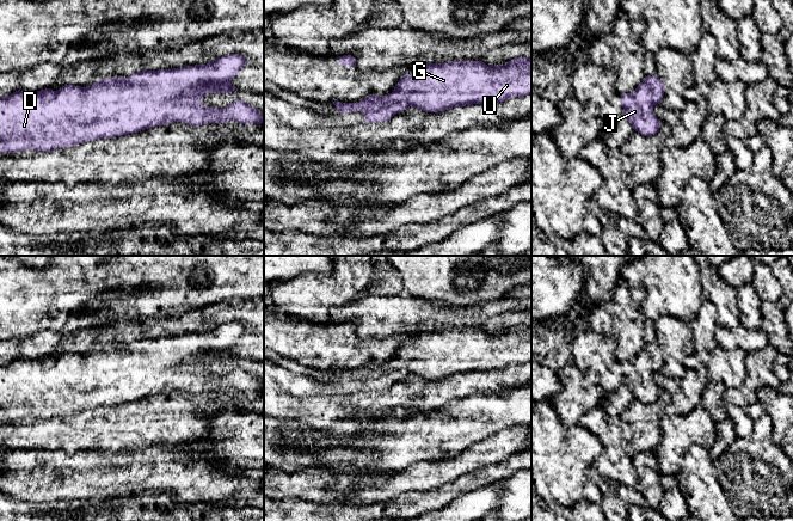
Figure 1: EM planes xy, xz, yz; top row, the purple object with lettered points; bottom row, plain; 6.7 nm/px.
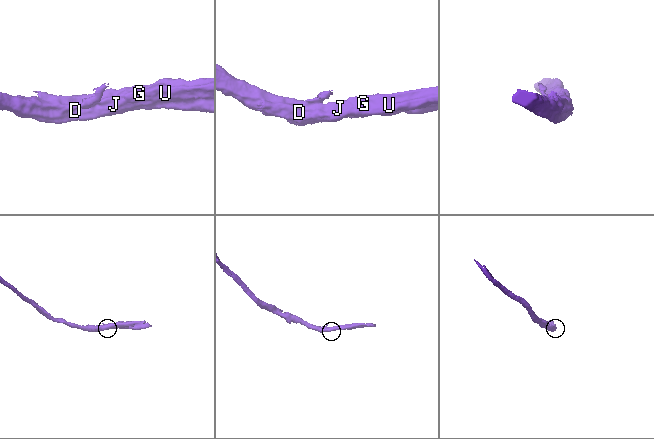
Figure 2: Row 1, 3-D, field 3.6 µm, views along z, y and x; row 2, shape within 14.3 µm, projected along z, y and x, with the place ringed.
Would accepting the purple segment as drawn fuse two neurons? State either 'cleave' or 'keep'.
keep

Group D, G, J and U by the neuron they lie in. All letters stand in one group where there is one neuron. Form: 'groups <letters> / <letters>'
groups D G J U

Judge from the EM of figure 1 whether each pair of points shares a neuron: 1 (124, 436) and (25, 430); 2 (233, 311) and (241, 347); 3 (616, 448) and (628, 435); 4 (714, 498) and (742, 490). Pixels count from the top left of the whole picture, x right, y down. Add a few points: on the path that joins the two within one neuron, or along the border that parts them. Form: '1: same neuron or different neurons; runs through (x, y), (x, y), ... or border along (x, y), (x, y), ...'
1: same neuron; runs through (99, 433), (50, 433)
2: same neuron; runs through (243, 316), (251, 324), (251, 337)
3: different neurons; border along (616, 422), (620, 434), (625, 440)
4: different neurons; border along (715, 469), (719, 484), (733, 508)

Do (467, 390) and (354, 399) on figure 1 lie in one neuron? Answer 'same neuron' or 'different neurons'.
same neuron

